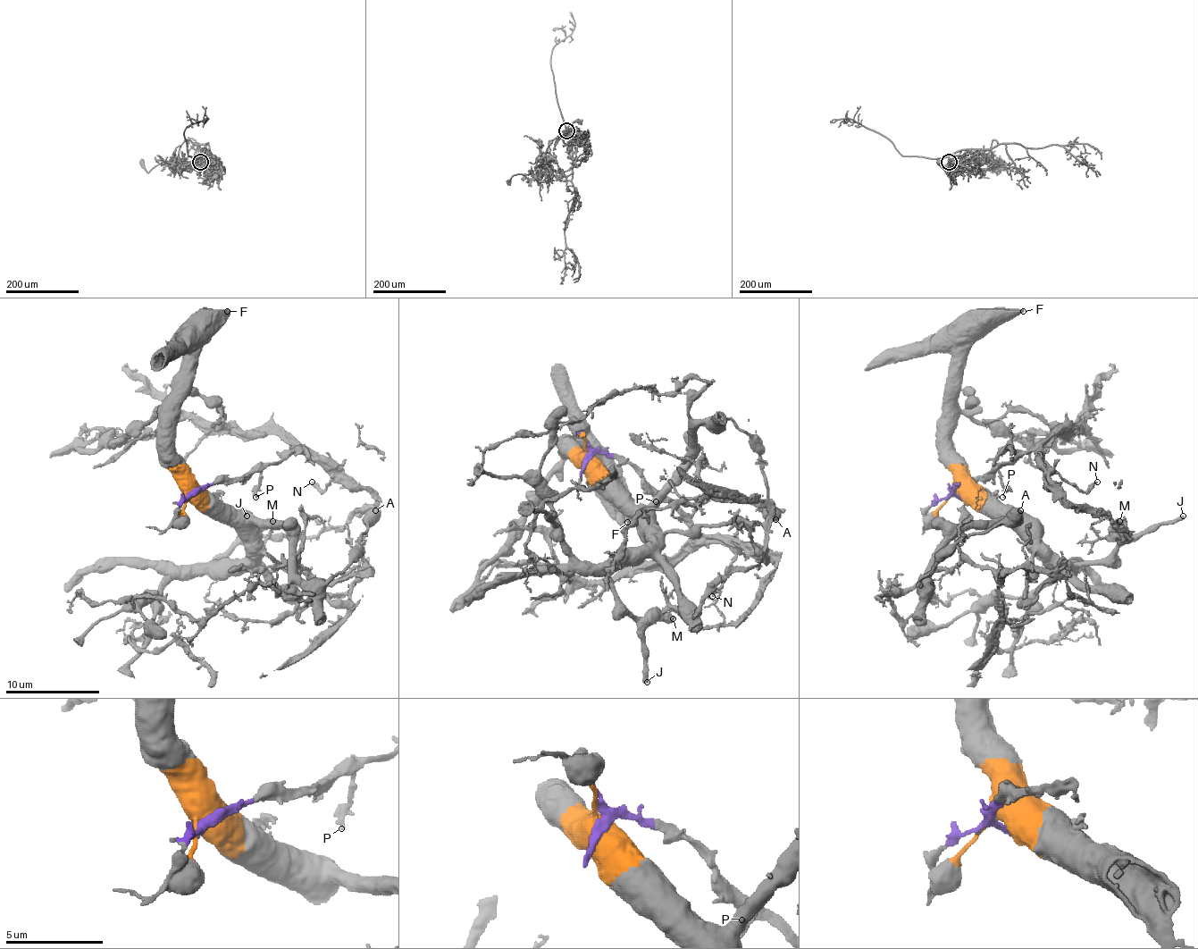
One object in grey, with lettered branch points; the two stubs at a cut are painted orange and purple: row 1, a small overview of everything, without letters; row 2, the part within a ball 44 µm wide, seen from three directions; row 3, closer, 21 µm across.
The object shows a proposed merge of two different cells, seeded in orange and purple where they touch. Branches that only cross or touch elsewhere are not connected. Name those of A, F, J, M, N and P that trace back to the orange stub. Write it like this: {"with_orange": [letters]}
{"with_orange": ["A", "F", "J", "M"]}

